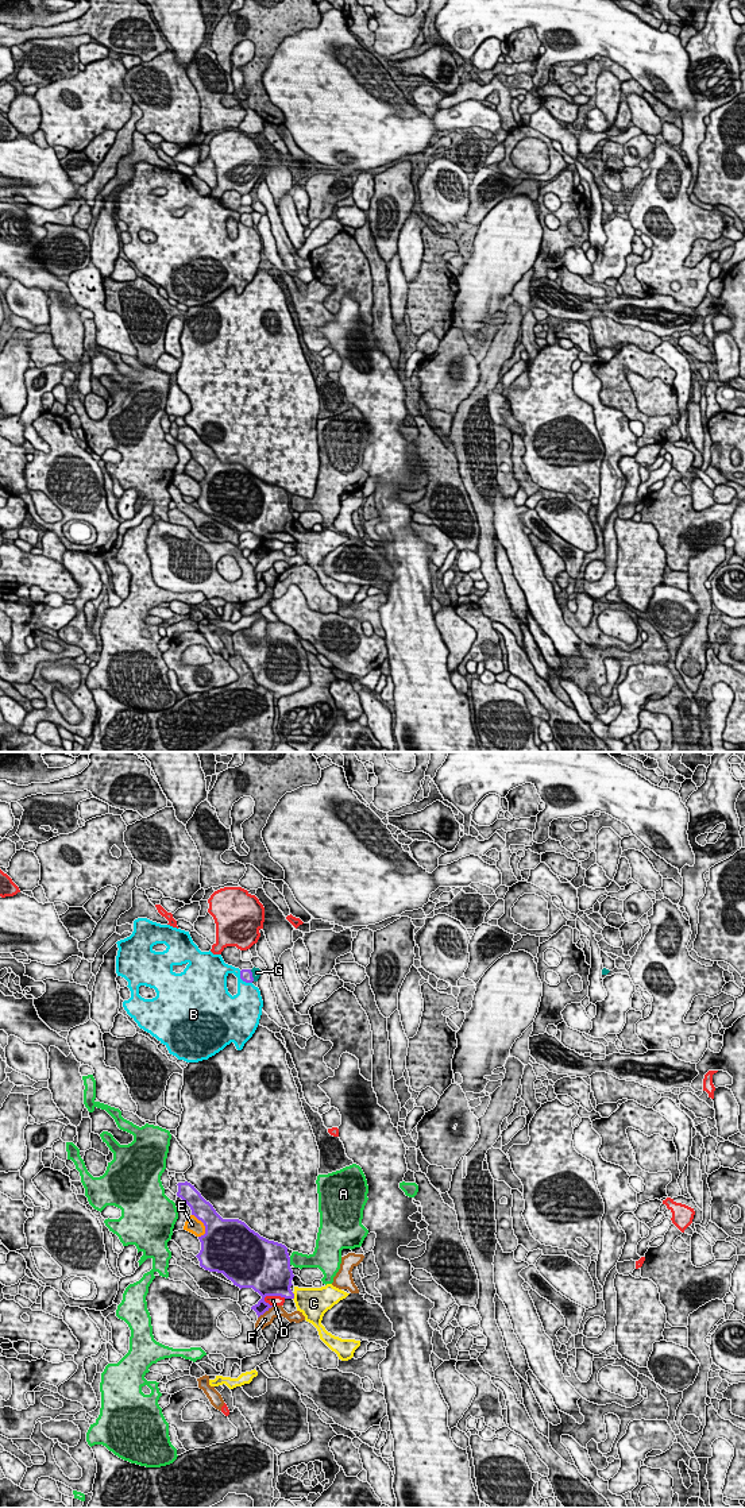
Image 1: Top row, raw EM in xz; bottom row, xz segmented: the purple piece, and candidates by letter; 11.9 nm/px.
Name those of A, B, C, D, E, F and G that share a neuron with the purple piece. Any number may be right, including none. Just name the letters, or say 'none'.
C

